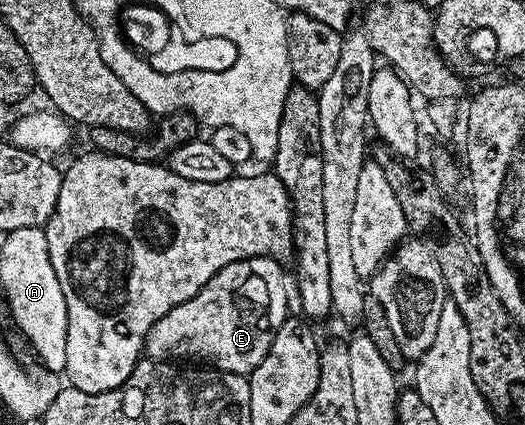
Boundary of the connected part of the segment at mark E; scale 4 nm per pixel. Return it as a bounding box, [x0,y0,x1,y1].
[145,258,289,375]

